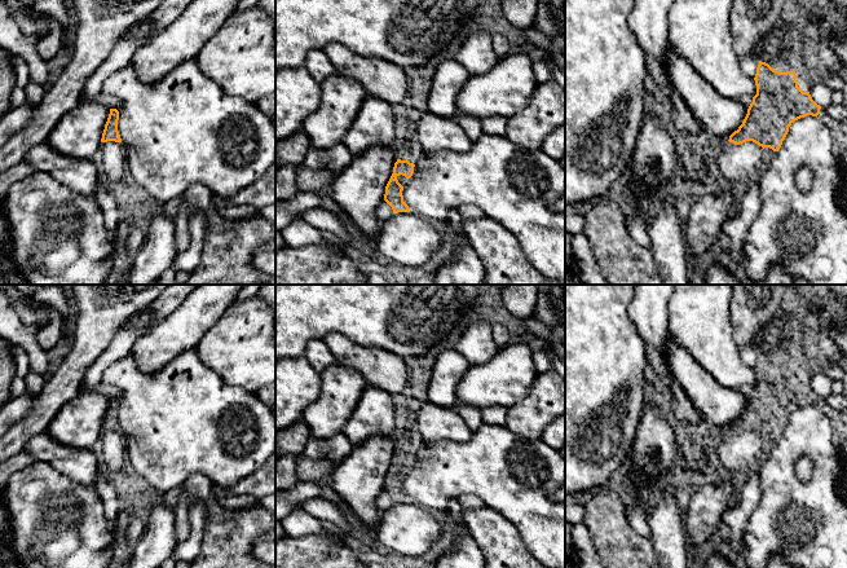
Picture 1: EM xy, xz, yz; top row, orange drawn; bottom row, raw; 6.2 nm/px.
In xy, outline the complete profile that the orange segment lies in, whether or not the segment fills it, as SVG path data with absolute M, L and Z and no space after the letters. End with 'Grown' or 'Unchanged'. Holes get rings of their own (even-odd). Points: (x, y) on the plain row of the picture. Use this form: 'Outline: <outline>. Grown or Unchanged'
Outline: M110 399L110 404L105 414L101 432L107 432L107 431L122 432L118 421L118 410L119 410L119 401L116 399Z. Unchanged

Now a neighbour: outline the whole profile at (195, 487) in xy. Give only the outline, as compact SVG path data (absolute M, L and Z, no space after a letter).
M193 475L181 485L181 494L175 511L176 538L177 541L188 540L190 534L190 523L188 516L189 503L195 499L207 499L212 494L212 483L203 475Z

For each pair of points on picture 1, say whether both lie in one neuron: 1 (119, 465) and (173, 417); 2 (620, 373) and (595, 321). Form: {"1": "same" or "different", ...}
{"1": "different", "2": "same"}

